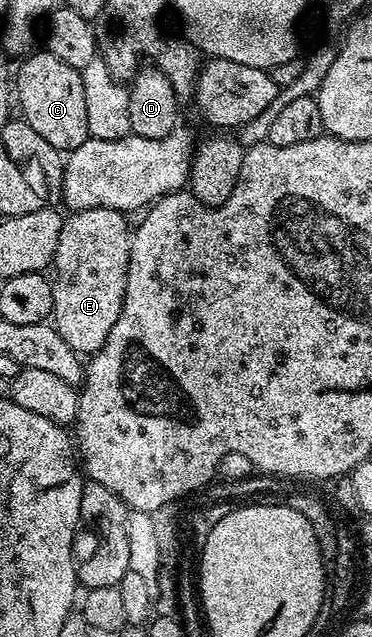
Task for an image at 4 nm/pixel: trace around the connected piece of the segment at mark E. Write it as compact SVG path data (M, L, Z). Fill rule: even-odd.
M95 207L68 213L53 263L53 325L61 340L80 356L90 356L105 344L125 300L132 231L125 214L113 208Z

